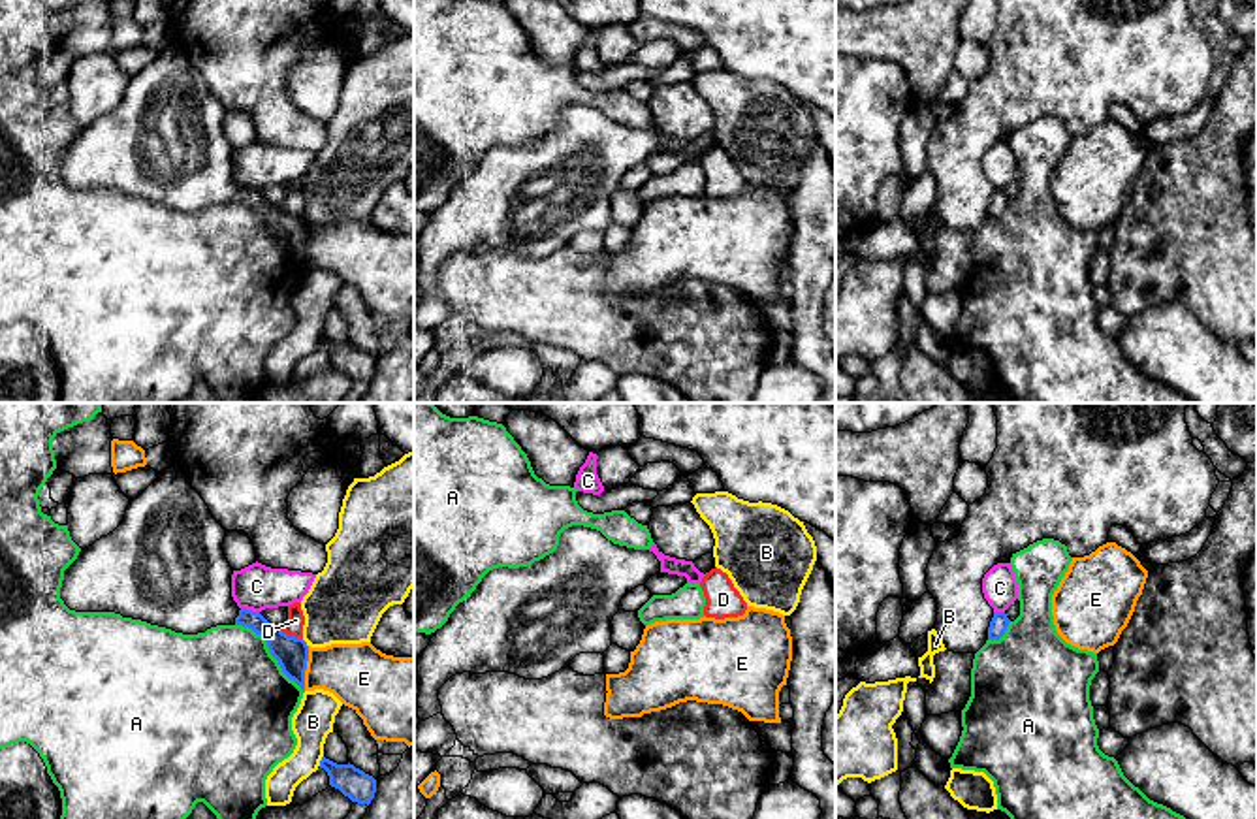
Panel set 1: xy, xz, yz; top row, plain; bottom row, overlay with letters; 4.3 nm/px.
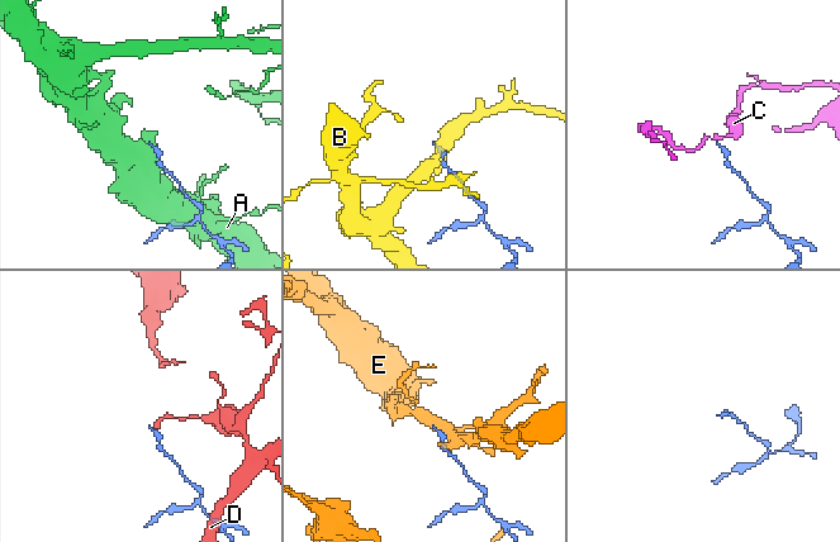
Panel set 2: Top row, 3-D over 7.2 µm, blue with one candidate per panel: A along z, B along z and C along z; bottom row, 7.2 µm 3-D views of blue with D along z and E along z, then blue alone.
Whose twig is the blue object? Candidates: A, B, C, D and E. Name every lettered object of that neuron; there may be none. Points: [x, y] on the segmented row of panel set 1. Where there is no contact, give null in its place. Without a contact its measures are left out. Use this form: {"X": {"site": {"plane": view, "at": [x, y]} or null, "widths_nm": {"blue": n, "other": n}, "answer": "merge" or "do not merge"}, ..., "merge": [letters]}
{"A": {"site": {"plane": "xy", "at": [270, 650]}, "widths_nm": {"blue": 140, "other": 500}, "answer": "do not merge"}, "B": {"site": {"plane": "xy", "at": [320, 761]}, "widths_nm": {"blue": 130, "other": 170}, "answer": "do not merge"}, "C": {"site": {"plane": "xy", "at": [251, 610]}, "widths_nm": {"blue": 140, "other": 190}, "answer": "do not merge"}, "D": {"site": {"plane": "xy", "at": [290, 637]}, "widths_nm": {"blue": 140, "other": 80}, "answer": "do not merge"}, "E": {"site": {"plane": "xy", "at": [305, 669]}, "widths_nm": {"blue": 140, "other": 280}, "answer": "do not merge"}, "merge": []}

